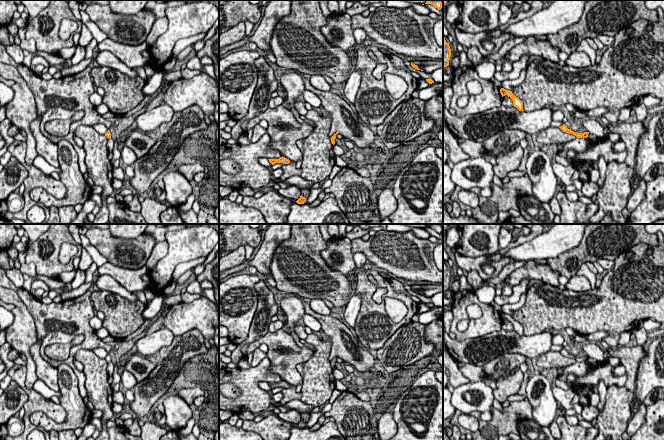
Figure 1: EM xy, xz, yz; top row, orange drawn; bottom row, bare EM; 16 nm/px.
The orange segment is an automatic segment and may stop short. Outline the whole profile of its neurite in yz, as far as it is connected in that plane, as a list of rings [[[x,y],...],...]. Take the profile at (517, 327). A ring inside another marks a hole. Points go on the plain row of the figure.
[[[501,312],[500,317],[501,317],[502,321],[505,320],[505,319],[510,321],[512,323],[512,325],[513,325],[513,330],[516,331],[519,335],[524,335],[523,334],[523,326],[518,321],[516,321],[512,317],[512,315]]]

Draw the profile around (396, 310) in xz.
[[[386,297],[385,310],[389,318],[395,322],[400,322],[408,313],[407,307],[398,299]]]

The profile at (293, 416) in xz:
[[[291,409],[288,412],[280,412],[277,415],[280,419],[293,423],[294,425],[297,425],[301,420],[301,413],[295,409]]]

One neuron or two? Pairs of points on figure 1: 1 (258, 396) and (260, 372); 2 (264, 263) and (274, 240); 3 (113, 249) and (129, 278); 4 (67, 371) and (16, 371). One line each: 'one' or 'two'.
1: one
2: one
3: two
4: two

